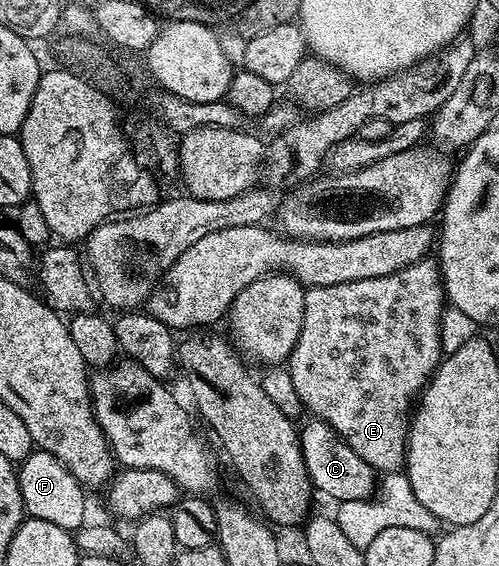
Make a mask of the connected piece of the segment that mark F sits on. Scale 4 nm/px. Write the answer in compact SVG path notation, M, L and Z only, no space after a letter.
M32 451L25 460L19 461L18 475L24 510L31 519L54 522L54 526L62 526L71 533L84 527L84 515L88 512L88 504L84 501L85 485L79 484L67 466L58 458L54 458L54 454Z

